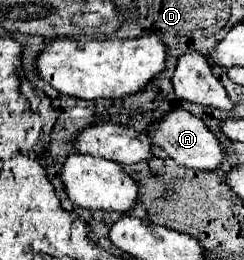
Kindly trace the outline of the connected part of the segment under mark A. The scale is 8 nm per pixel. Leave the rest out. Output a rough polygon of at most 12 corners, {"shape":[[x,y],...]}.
{"shape":[[173,110],[149,138],[183,166],[213,172],[225,150],[207,124]]}

